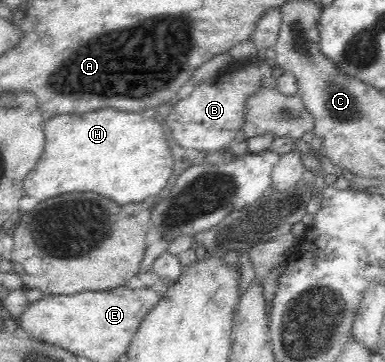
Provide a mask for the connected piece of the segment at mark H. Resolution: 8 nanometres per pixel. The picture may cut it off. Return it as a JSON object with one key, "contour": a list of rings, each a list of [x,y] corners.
{"contour":[[[103,108],[80,116],[56,115],[46,120],[44,134],[46,144],[43,153],[22,183],[25,196],[35,197],[38,201],[71,191],[95,191],[113,199],[119,205],[137,203],[149,195],[157,195],[165,187],[173,171],[169,136],[154,117],[145,117],[143,113],[127,113],[117,111],[115,108]]]}

